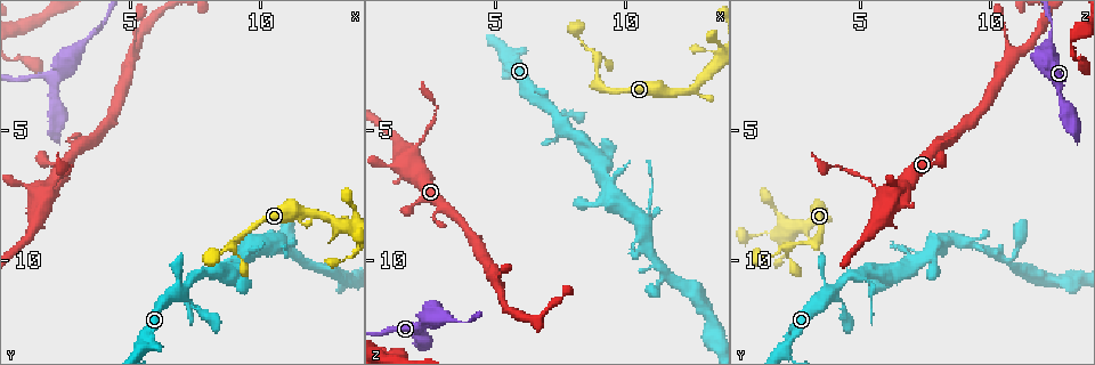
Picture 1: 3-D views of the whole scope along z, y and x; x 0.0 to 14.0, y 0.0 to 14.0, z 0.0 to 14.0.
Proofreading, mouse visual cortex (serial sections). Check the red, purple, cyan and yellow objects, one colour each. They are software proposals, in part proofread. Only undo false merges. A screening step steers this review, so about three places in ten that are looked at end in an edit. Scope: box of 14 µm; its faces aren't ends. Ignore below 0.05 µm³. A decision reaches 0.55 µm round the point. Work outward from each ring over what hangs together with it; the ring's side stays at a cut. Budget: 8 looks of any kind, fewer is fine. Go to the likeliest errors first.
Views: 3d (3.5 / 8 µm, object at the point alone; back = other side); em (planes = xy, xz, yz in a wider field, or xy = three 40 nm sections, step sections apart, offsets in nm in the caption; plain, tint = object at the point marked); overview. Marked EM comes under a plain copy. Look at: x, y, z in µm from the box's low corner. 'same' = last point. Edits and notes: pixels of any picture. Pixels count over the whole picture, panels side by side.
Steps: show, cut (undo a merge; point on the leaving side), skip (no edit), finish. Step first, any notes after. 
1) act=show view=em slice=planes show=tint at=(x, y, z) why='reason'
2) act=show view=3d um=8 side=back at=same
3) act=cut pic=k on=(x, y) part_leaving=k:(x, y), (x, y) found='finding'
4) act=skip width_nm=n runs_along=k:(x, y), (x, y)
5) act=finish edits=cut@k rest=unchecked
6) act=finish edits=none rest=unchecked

act=show view=3d um=3.5 at=(1.8, 7.5, 6.0) why='sharp bend'

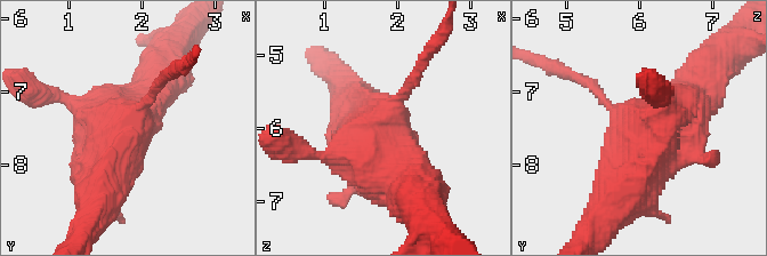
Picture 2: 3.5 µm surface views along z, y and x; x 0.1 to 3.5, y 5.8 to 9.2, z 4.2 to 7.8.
act=show view=em slice=xy step=5 show=tint at=(1.80, 7.45, 6.00)

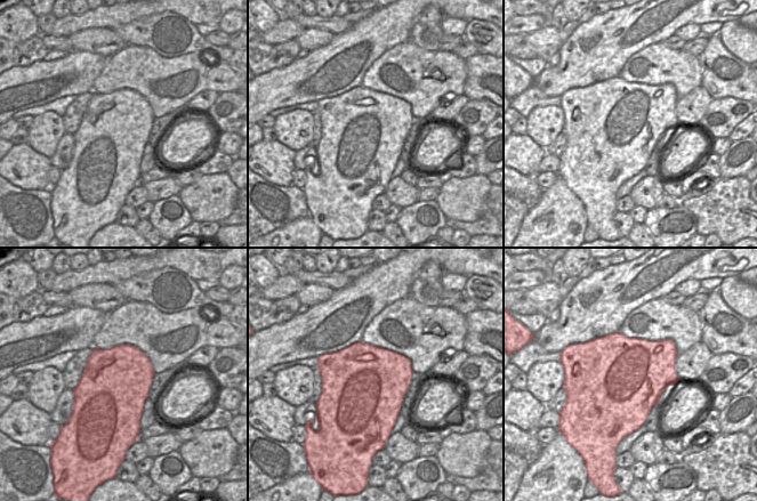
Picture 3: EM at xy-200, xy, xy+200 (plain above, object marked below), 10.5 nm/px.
act=skip width_nm=900 runs_along=2:(708, 69), (643, 125), (631, 177) found='all the same cell'

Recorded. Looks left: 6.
act=show view=3d um=3.5 at=(8.7, 10.0, 7.9) why='thin neck'

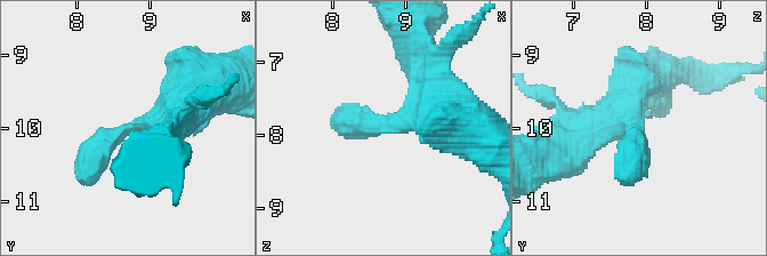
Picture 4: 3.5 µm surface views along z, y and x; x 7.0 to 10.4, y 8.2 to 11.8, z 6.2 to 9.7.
act=show view=em slice=xy step=2 show=tint at=(8.65, 10.00, 7.90)

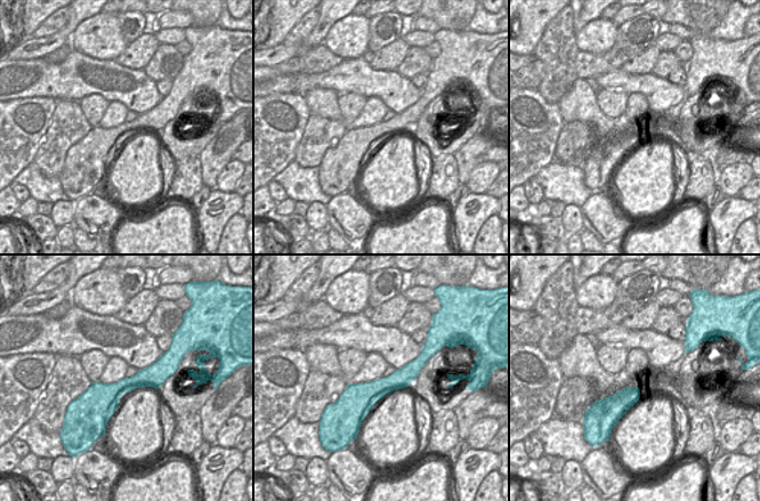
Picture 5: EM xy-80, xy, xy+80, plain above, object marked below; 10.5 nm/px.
act=skip runs_along=4:(174, 128), (114, 132), (86, 177) found='one cell here'

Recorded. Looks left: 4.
act=show view=3d um=3.5 at=(8.9, 9.5, 2.2) why='calibre changes'

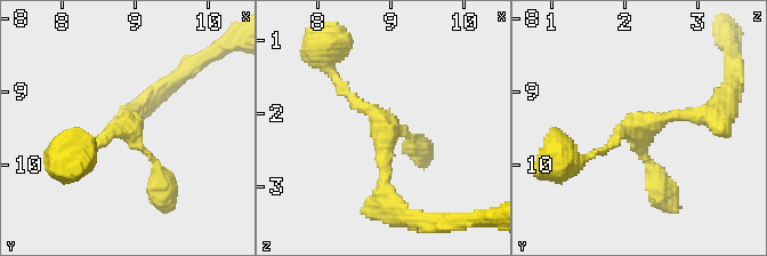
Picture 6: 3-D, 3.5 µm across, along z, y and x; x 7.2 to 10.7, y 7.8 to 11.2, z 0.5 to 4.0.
act=show view=em slice=xy step=1 show=tint at=(8.90, 9.50, 2.20) arms=3 arm_widths_nm=150,150,200

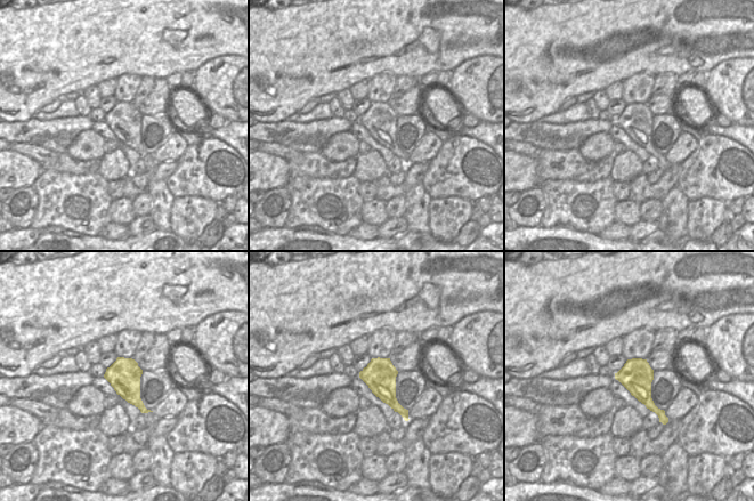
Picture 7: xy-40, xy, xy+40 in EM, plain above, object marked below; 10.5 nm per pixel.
act=skip width_nm=340 runs_along=6:(384, 202), (384, 124), (334, 77) found='continuous, no second cell'

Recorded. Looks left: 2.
act=finish edits=none rest=unchecked

